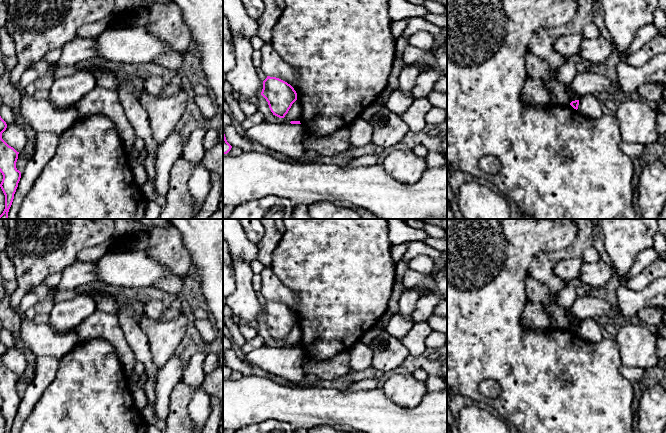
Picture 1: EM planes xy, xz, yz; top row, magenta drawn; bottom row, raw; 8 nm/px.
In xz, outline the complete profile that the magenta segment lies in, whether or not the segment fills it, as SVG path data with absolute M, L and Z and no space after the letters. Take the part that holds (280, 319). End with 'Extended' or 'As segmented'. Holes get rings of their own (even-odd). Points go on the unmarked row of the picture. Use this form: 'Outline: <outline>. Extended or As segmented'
Outline: M267 300L263 305L261 319L268 326L273 339L279 342L284 342L292 328L297 324L297 317L290 308L270 300Z. As segmented

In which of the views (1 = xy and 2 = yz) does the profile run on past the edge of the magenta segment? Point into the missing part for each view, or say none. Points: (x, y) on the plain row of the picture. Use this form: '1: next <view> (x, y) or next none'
1: next none
2: next none

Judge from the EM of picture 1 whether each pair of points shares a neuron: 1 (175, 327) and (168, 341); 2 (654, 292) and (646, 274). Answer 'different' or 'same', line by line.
1: same
2: different

